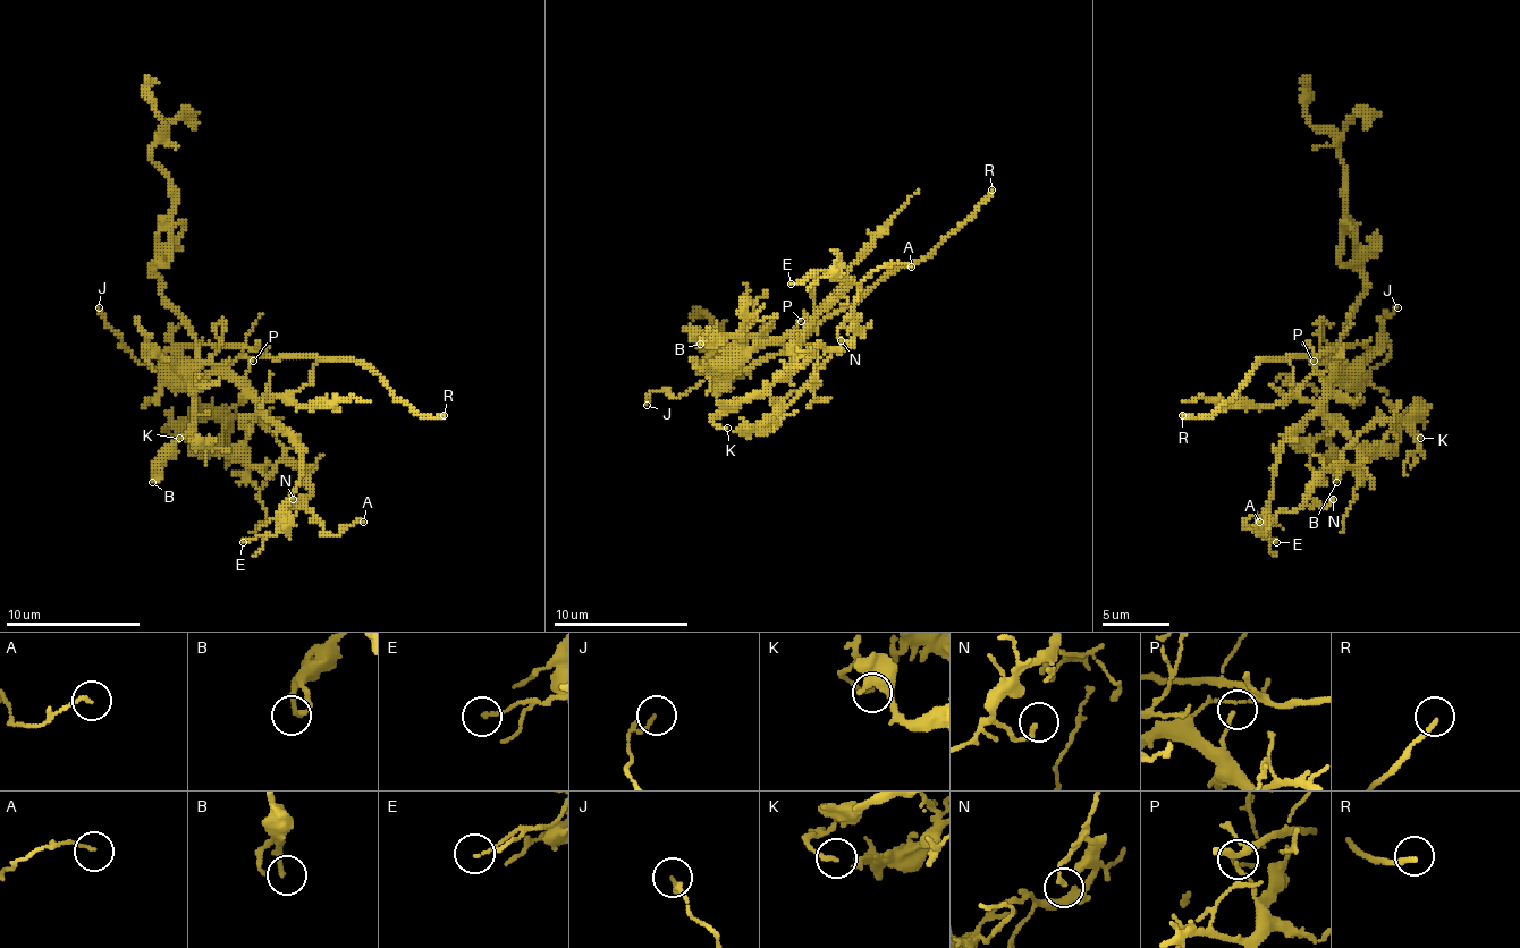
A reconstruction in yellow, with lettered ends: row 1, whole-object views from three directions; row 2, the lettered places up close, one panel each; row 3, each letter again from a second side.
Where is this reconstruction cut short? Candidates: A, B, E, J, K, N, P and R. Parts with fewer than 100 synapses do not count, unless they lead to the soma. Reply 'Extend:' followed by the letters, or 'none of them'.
Extend: R

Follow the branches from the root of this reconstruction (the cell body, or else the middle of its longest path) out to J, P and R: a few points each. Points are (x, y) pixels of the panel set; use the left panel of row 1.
J: (209, 364), (166, 367), (162, 371), (142, 364), (101, 318), (99, 307)
P: (209, 364), (229, 367), (243, 378), (253, 361)
R: (209, 364), (226, 367), (246, 347), (272, 357), (351, 357), (366, 364), (421, 415), (444, 415)

